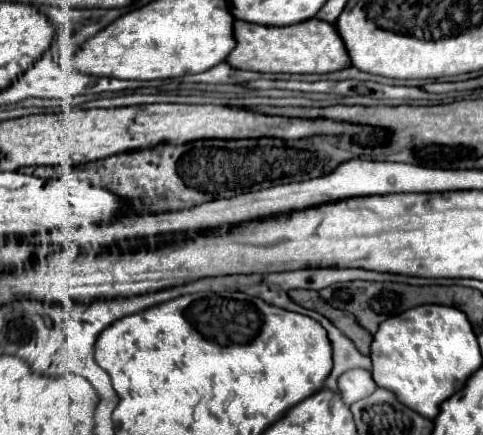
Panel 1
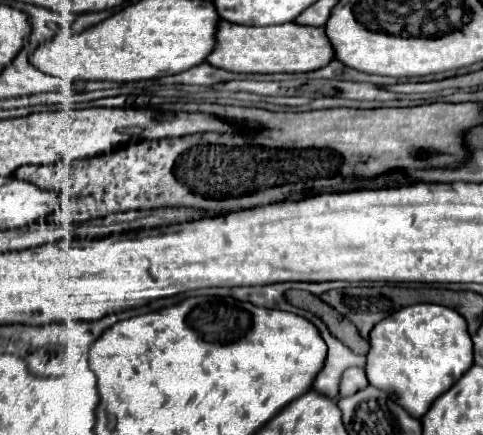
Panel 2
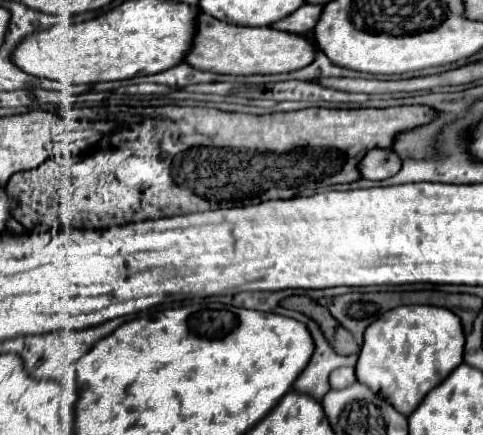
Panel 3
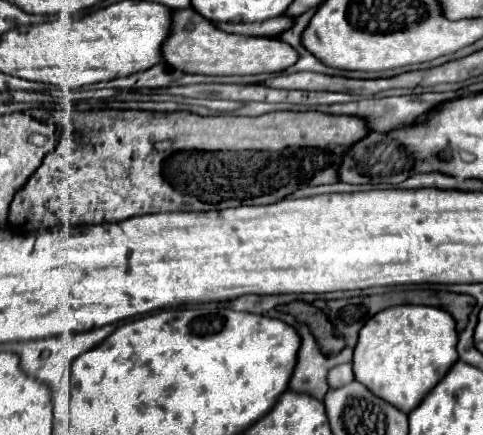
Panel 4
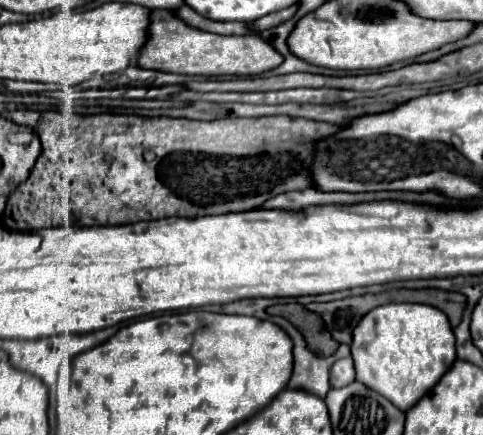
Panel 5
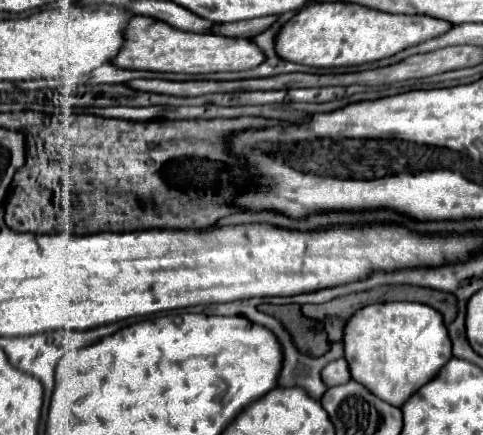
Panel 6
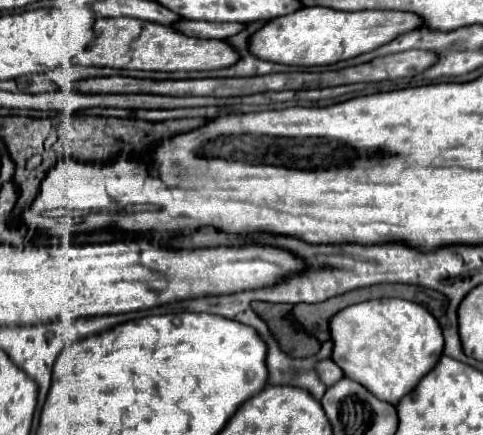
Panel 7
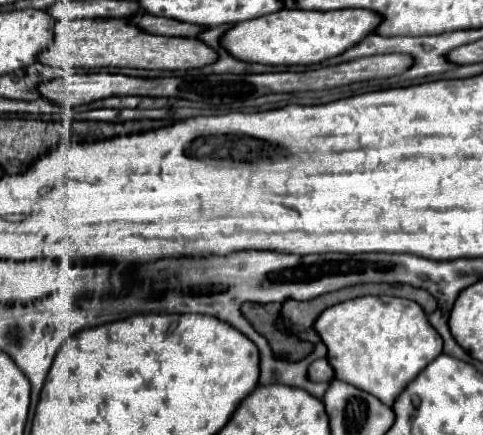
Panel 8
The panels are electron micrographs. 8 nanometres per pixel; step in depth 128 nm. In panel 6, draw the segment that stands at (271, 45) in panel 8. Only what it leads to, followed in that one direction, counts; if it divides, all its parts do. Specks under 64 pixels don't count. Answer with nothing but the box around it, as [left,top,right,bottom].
[274,2,452,68]

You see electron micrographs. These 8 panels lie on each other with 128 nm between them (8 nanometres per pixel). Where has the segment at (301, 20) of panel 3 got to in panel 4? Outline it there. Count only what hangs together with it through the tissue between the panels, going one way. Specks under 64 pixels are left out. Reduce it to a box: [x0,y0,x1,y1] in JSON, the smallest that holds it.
[216,16,292,36]

